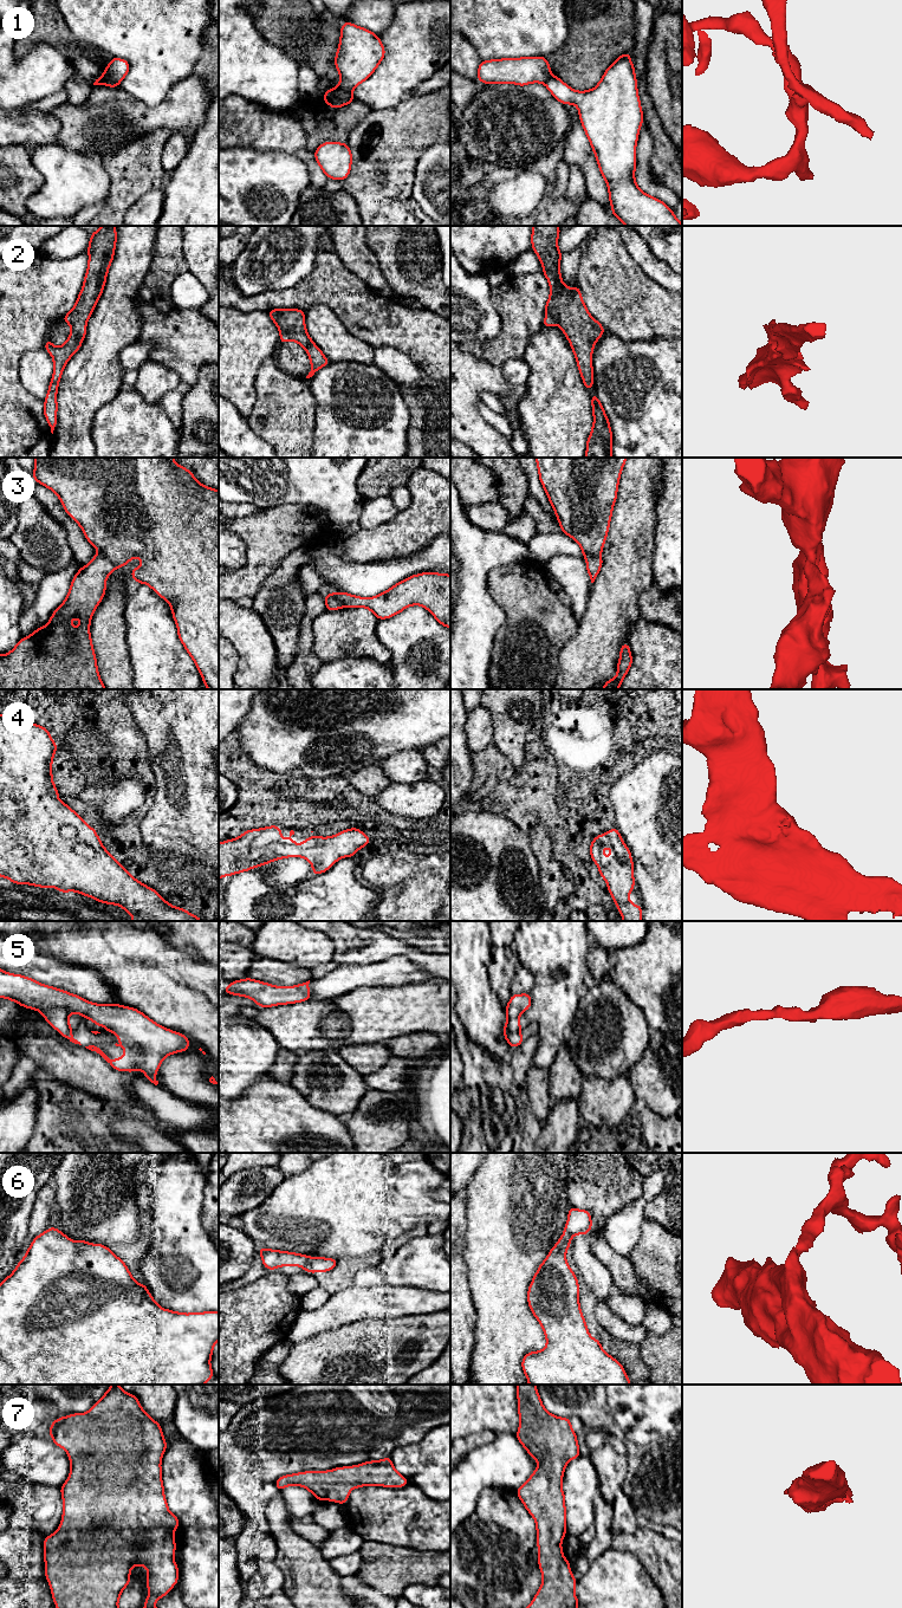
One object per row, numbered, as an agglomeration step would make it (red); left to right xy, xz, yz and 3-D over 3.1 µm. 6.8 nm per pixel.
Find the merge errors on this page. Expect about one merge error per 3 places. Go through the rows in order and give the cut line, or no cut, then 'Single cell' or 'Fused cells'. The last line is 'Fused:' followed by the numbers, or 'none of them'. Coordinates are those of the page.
1: Split along xy (103, 75), (117, 84). Fused cells
2: No split. Single cell
3: Split along xy (101, 551), (116, 566). Fused cells
4: No split. Single cell
5: No split. Single cell
6: No split. Single cell
7: No split. Single cell
Fused: 1, 3

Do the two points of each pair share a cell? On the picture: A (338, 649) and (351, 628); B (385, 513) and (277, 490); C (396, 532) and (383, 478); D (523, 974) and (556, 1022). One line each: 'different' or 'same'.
A: same
B: same
C: different
D: different

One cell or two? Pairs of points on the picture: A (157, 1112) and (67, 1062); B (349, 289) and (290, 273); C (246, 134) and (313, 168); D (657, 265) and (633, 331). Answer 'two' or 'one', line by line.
A: one
B: two
C: one
D: two

